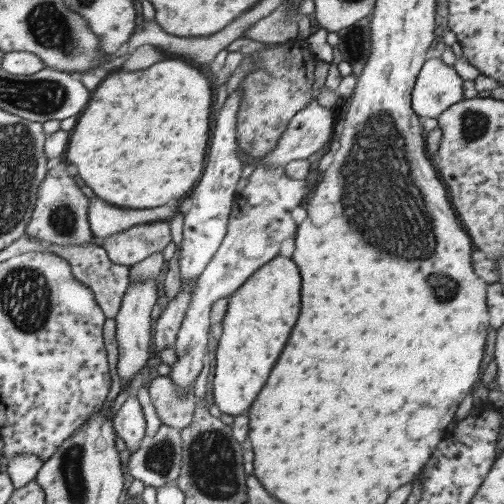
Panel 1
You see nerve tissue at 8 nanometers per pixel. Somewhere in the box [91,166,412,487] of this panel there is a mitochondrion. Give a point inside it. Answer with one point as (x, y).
(160, 459)

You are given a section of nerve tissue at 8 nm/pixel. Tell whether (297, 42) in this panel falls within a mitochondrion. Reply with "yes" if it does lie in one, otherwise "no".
no

